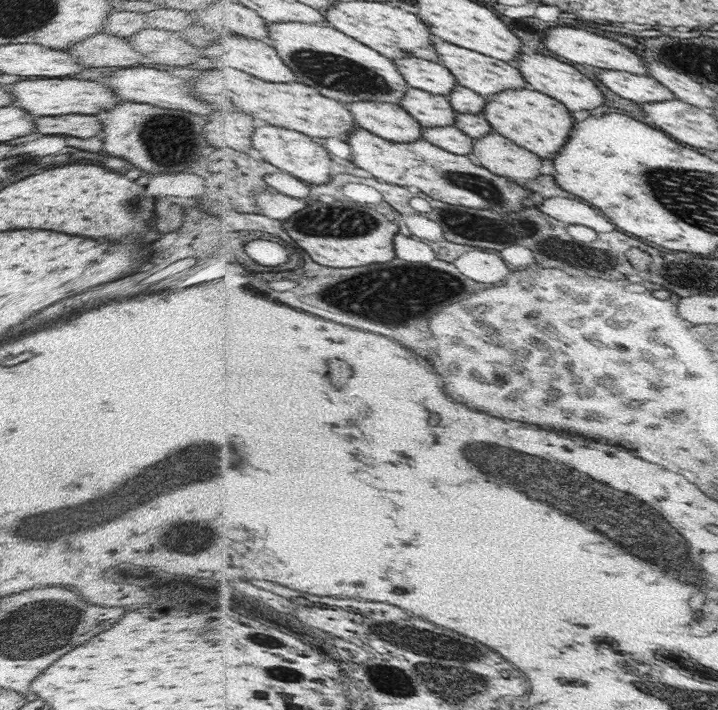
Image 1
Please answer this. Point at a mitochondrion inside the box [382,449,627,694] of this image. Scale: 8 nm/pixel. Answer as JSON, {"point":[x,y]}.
{"point":[516,503]}

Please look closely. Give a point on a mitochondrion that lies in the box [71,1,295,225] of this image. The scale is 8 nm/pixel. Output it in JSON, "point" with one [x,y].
{"point":[166,139]}

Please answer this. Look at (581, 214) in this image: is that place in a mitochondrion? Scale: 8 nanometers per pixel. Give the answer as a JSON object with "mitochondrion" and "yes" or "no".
{"mitochondrion":"no"}

